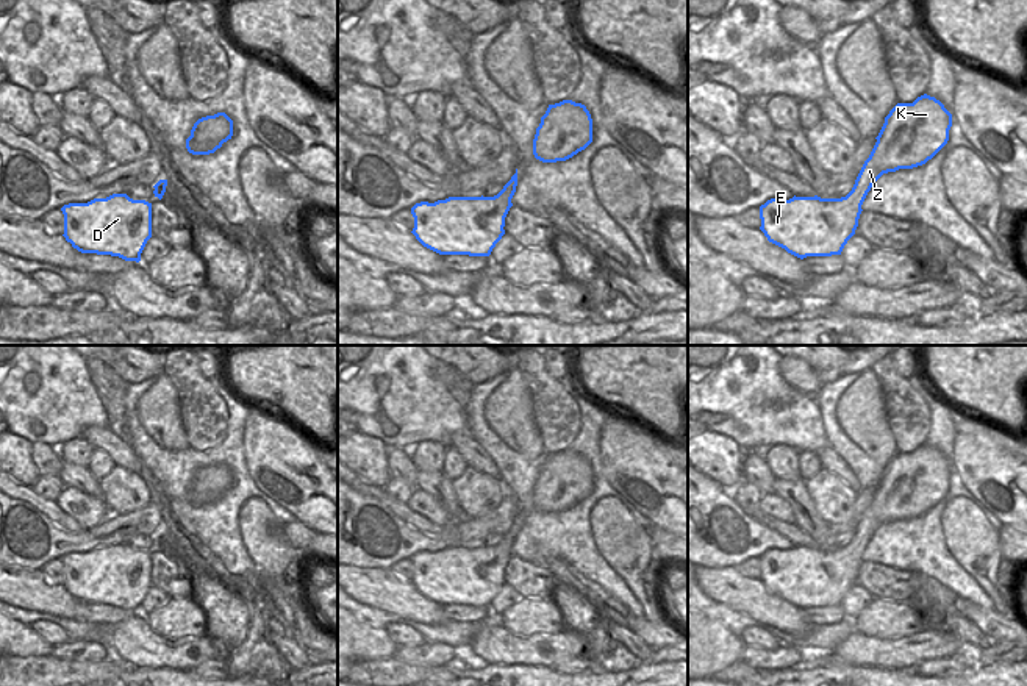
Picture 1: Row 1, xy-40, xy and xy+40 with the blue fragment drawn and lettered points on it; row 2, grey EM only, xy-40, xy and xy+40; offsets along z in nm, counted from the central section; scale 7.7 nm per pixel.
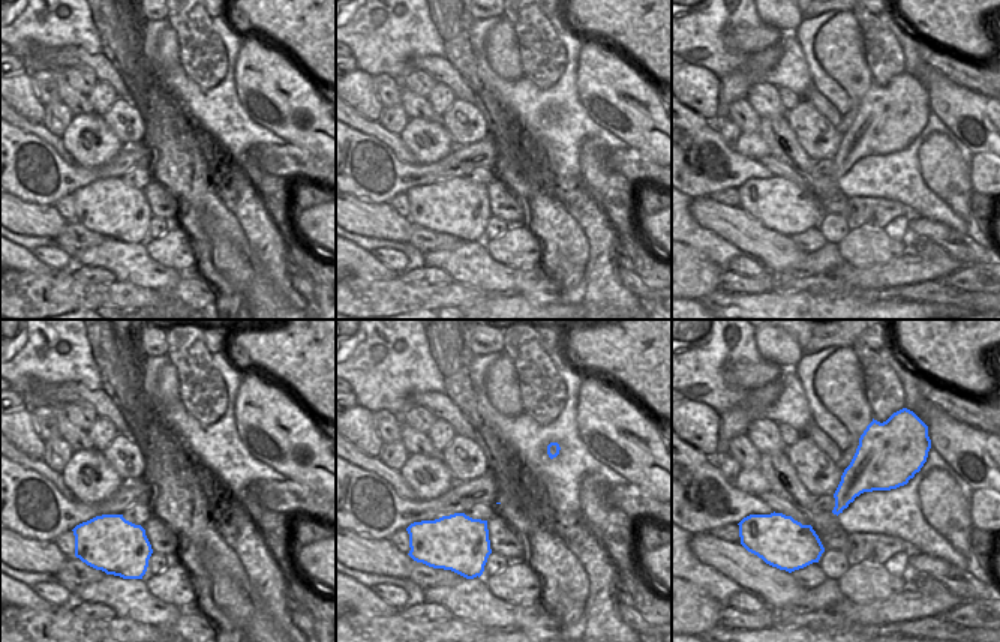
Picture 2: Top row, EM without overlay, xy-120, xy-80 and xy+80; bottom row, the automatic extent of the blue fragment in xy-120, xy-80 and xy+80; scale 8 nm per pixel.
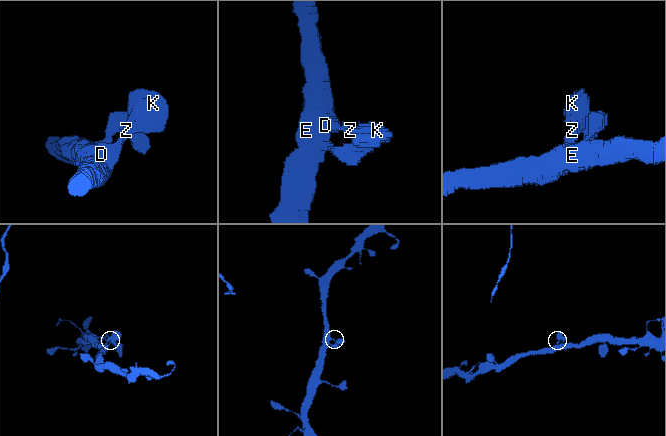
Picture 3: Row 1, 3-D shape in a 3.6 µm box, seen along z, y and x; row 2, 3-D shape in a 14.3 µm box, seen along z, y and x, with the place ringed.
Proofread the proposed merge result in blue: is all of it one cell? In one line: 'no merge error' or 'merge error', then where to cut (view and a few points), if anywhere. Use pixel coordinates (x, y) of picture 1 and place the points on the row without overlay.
no merge error; no cut

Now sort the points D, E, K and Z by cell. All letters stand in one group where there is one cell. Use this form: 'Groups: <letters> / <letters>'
Groups: D E K Z

